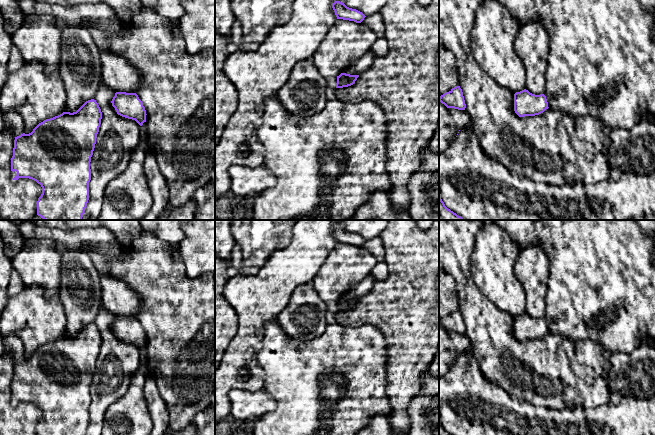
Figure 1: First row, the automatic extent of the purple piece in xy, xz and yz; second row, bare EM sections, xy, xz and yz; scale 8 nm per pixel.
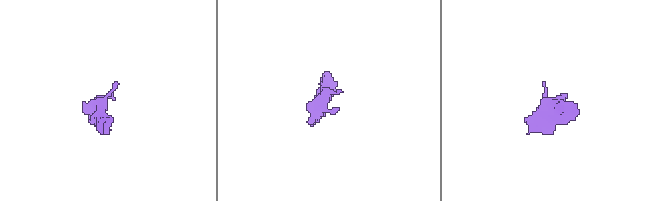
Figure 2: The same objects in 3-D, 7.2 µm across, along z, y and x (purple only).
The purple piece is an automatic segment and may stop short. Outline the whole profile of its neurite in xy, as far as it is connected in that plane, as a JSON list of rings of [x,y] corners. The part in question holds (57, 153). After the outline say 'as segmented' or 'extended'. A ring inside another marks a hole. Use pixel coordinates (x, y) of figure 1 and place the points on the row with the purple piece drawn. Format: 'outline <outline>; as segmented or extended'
outline [[[91,99],[76,112],[63,112],[58,116],[46,119],[39,123],[31,133],[25,134],[23,118],[15,111],[3,111],[4,129],[9,128],[15,136],[11,158],[12,179],[29,178],[41,185],[42,194],[37,201],[37,215],[44,220],[82,220],[89,200],[90,162],[101,119],[101,109],[96,100]]]; extended

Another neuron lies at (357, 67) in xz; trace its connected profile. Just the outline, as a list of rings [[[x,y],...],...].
[[[370,50],[366,52],[360,58],[354,60],[350,63],[342,73],[350,75],[361,75],[366,72],[373,65],[374,60],[376,59],[374,53]]]

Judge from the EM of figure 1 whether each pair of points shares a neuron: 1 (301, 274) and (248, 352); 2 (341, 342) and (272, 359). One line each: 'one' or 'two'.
1: one
2: one

